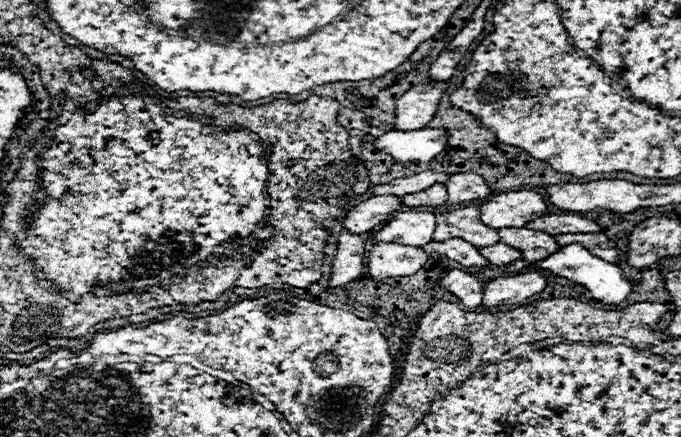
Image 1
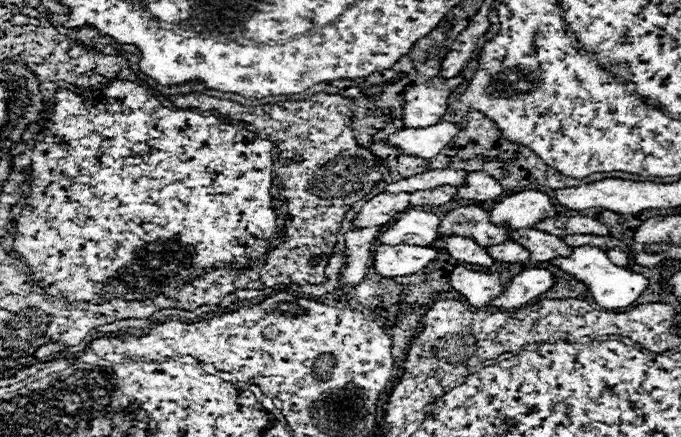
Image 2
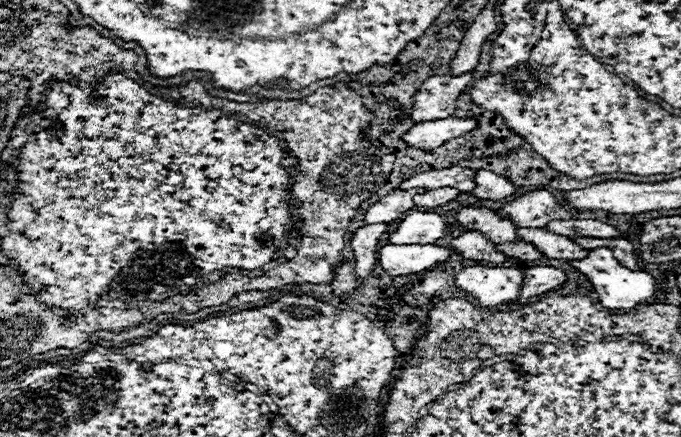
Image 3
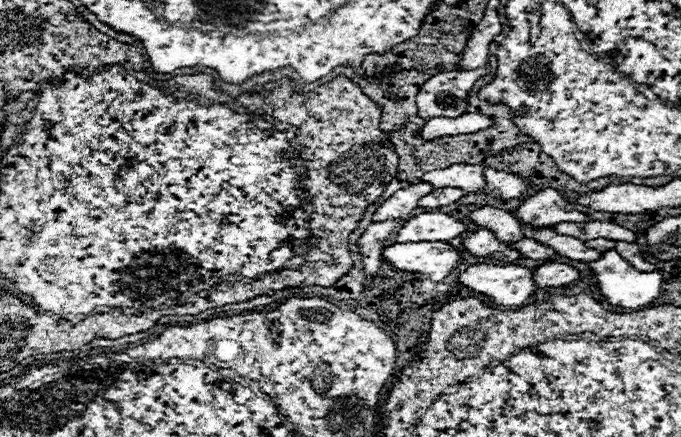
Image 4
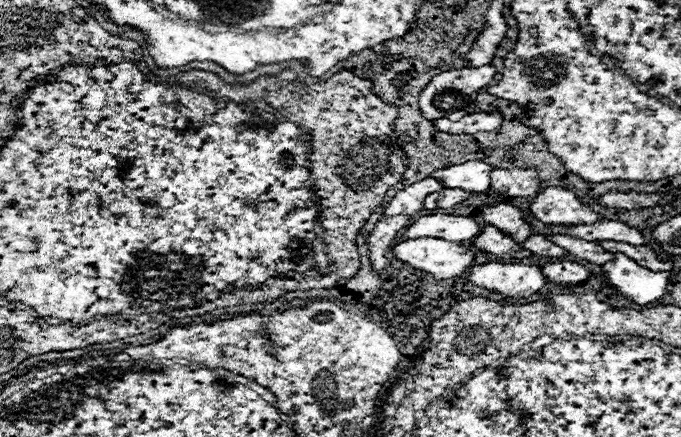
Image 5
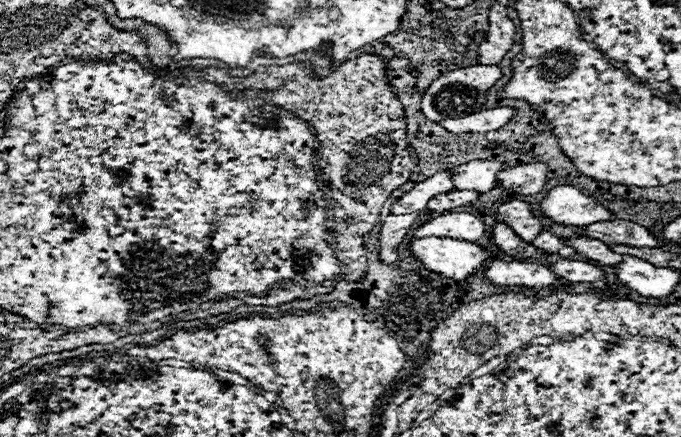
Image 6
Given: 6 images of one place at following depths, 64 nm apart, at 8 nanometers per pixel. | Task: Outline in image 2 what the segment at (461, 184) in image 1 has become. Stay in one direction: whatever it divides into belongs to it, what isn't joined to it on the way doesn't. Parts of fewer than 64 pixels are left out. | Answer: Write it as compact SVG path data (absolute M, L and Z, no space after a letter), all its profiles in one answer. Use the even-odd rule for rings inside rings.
M470 172L466 176L466 186L458 188L458 194L454 196L454 200L466 198L466 200L496 200L504 194L502 184L498 184L498 180L494 180L490 174L486 172Z

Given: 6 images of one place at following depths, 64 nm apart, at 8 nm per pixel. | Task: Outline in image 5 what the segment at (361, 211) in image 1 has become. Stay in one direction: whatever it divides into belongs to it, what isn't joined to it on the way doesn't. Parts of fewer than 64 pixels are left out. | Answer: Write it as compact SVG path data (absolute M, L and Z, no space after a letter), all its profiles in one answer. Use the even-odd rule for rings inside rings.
M424 178L412 186L408 186L406 190L398 192L390 204L384 208L384 216L398 216L398 214L416 214L418 210L424 208L424 196L438 192L440 188L444 188L444 184L436 178Z

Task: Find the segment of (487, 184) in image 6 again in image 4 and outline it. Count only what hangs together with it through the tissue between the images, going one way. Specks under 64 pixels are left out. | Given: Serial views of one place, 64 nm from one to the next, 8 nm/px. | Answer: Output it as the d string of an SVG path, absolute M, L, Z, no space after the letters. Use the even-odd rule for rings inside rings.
M452 164L444 170L426 172L412 180L412 184L416 182L432 182L436 188L448 188L448 184L452 184L452 188L464 188L464 192L478 192L486 186L484 166L480 164Z

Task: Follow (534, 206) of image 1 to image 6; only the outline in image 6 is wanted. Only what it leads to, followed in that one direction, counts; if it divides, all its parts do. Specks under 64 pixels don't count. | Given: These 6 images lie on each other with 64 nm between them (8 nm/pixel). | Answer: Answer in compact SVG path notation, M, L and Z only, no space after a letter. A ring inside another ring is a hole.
M556 186L540 202L540 212L564 226L588 226L614 220L614 212L598 204L594 196L582 194L574 186Z

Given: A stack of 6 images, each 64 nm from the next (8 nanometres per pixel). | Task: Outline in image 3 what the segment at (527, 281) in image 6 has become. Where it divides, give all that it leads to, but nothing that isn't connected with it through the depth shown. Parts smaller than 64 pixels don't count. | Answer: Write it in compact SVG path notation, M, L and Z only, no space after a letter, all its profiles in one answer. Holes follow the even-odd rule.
M468 266L454 278L456 286L472 294L478 306L500 306L518 300L524 270L514 266Z

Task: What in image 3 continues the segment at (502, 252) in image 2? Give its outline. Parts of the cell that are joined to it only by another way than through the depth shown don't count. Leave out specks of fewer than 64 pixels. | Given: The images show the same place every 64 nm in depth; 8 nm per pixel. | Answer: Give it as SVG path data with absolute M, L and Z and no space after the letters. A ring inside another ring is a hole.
M522 240L510 242L510 244L502 244L502 246L498 246L498 250L504 252L506 256L510 256L510 258L512 256L518 258L520 262L532 262L532 260L540 260L542 258L542 254L540 254L538 248L534 248L528 242L522 242Z

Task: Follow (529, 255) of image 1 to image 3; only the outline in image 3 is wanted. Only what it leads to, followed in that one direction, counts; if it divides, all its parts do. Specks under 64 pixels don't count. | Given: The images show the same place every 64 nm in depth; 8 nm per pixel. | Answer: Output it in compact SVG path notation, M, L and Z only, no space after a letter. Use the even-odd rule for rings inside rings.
M518 228L518 238L534 244L546 258L580 260L588 256L588 252L582 246L578 246L572 238L548 232L546 228Z

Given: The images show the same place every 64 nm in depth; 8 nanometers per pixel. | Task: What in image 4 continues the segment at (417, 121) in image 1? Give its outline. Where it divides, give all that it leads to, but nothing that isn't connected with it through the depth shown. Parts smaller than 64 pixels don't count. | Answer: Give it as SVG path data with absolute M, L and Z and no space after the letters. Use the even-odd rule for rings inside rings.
M476 68L476 70L450 70L440 72L424 82L424 86L418 92L416 106L418 116L424 120L436 118L436 116L448 116L456 118L466 112L468 94L476 86L480 78L488 74L488 68Z

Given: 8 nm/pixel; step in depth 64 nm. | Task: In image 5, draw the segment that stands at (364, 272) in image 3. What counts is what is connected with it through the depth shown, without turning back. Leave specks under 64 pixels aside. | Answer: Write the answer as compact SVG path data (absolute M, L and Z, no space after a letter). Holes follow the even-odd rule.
M406 214L400 216L388 216L382 222L374 226L370 236L366 238L368 250L370 250L370 262L374 270L384 270L392 262L392 246L396 242L396 236L400 236L410 224L410 218Z

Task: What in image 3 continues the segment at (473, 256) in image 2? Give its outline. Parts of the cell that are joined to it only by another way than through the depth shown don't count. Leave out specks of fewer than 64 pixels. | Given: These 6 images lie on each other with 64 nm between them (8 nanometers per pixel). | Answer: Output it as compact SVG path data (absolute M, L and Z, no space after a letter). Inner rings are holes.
M464 232L458 238L452 240L450 244L460 256L476 260L476 262L492 262L492 264L502 264L508 258L496 250L496 244L492 244L482 232Z

